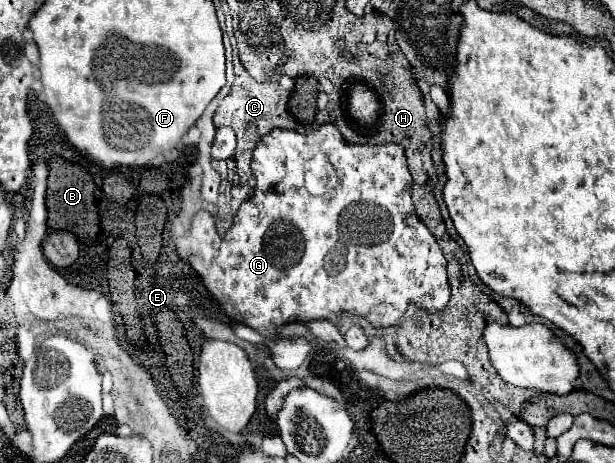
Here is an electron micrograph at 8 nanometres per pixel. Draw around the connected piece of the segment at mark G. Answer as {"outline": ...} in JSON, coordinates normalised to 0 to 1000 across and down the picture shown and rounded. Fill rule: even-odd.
{"outline":[[[525,268],[519,281],[506,285],[506,289],[486,289],[476,281],[457,281],[457,276],[444,276],[441,285],[434,285],[434,294],[428,294],[428,302],[421,302],[421,311],[411,324],[411,341],[408,341],[408,367],[415,380],[415,406],[411,406],[411,423],[402,428],[380,469],[376,492],[366,501],[366,510],[353,505],[350,492],[350,557],[333,557],[337,544],[346,549],[346,488],[350,475],[337,454],[324,454],[314,475],[311,488],[301,510],[291,518],[291,551],[298,562],[304,562],[314,583],[324,592],[330,618],[343,631],[343,639],[350,648],[356,648],[356,665],[379,691],[389,700],[398,700],[405,708],[411,708],[415,717],[421,717],[424,726],[444,726],[457,713],[457,704],[470,700],[470,695],[502,695],[502,691],[522,691],[522,687],[541,687],[548,674],[561,670],[561,674],[574,674],[574,678],[587,678],[593,687],[600,687],[600,695],[607,704],[639,704],[659,674],[662,657],[678,657],[678,661],[691,661],[701,674],[717,670],[727,652],[730,652],[730,609],[727,609],[727,587],[724,587],[724,553],[714,536],[714,527],[707,523],[704,505],[691,492],[691,484],[681,479],[681,471],[675,467],[675,445],[668,432],[668,406],[672,406],[672,384],[668,371],[662,363],[659,350],[659,324],[652,311],[646,307],[626,307],[626,311],[567,311],[558,302],[551,276],[541,276],[541,268]]]}

